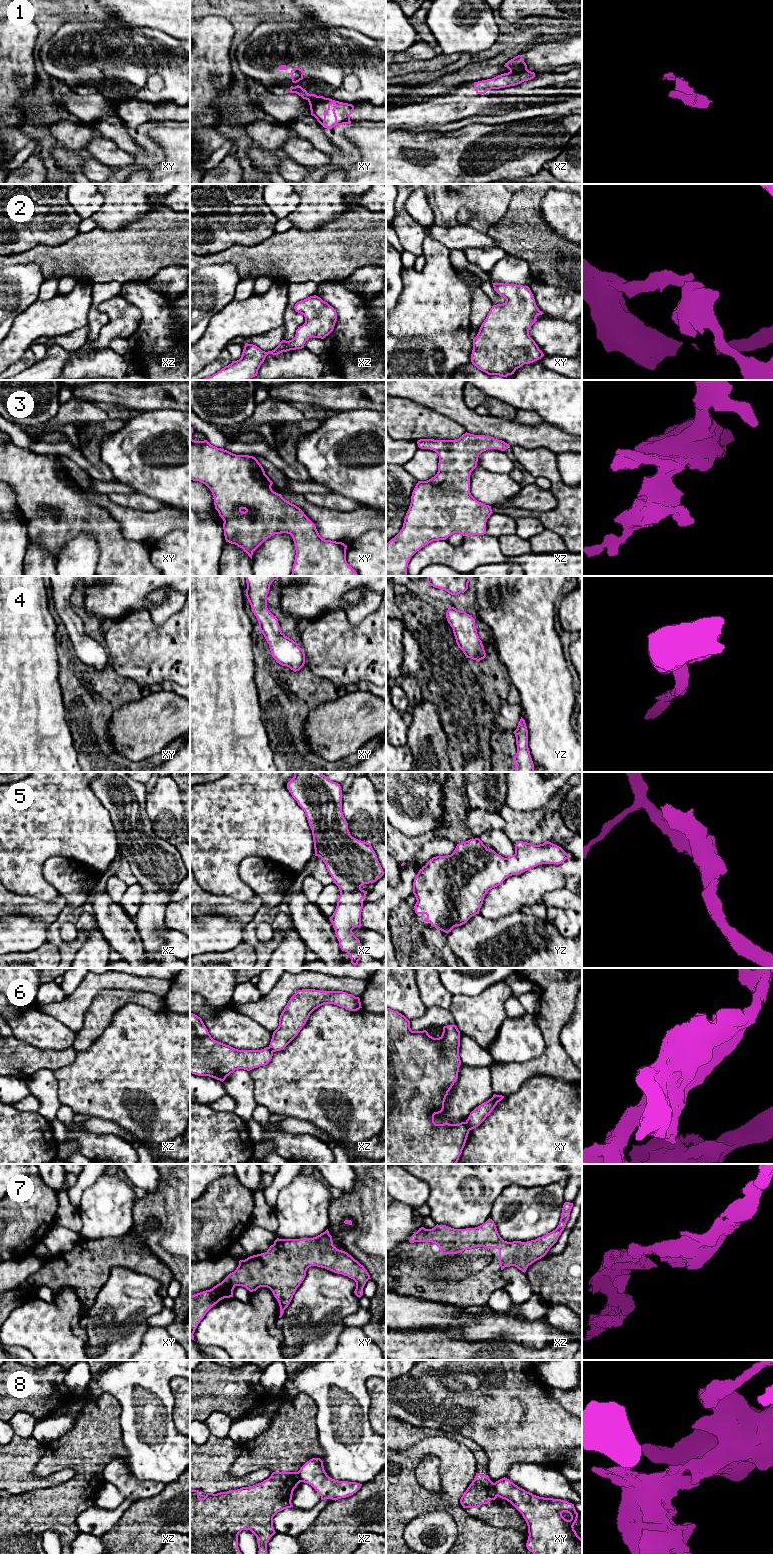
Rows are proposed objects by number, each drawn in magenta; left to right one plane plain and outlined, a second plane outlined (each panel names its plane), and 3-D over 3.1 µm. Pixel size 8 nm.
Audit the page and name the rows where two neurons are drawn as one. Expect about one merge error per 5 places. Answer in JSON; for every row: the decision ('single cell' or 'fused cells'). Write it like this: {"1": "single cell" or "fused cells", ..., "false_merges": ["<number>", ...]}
{"1": "fused cells", "2": "single cell", "3": "single cell", "4": "single cell", "5": "single cell", "6": "fused cells", "7": "single cell", "8": "fused cells", "false_merges": ["1", "6", "8"]}

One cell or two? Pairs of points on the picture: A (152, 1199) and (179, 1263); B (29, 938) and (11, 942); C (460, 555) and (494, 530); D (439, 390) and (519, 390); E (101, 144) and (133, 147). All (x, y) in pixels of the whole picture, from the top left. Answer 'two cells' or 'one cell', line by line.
A: one cell
B: one cell
C: two cells
D: two cells
E: two cells

